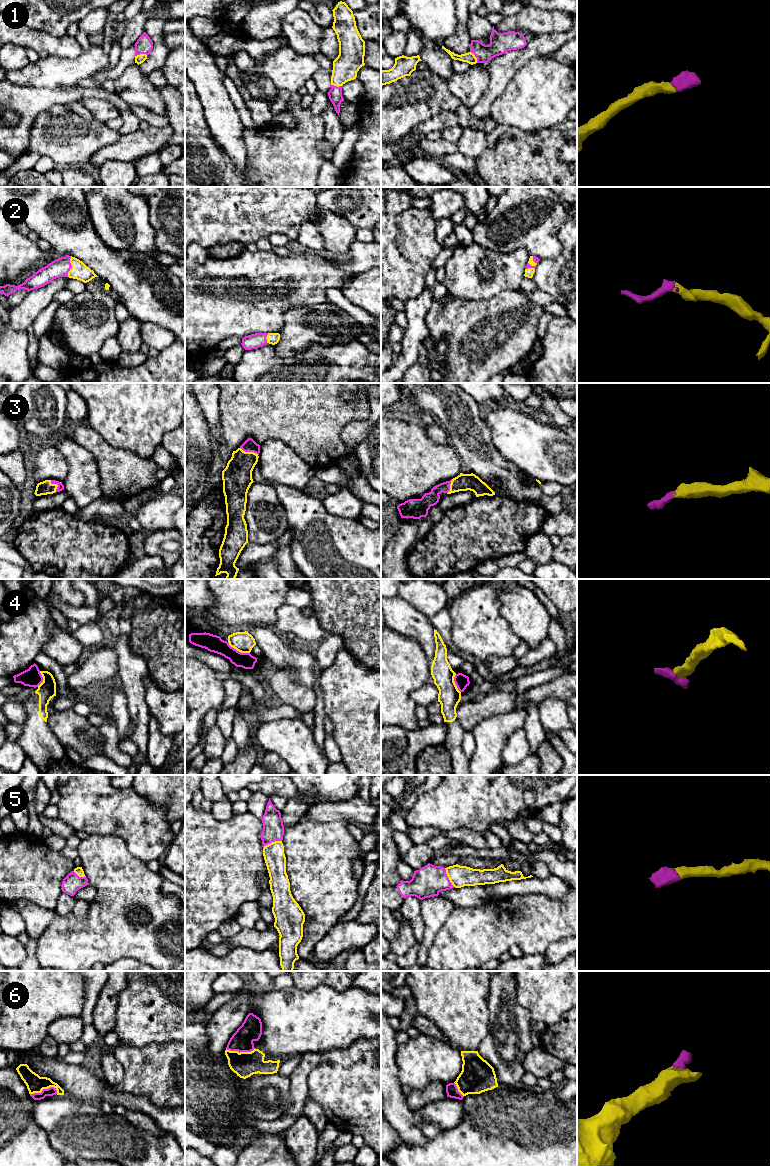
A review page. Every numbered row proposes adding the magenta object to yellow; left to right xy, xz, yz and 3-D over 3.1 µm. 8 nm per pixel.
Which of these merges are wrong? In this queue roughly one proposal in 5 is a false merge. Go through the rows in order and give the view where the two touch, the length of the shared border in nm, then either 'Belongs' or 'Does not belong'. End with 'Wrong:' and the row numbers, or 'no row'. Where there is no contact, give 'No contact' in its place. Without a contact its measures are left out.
1: Touches yellow in xy. Shared border 100 nm. Belongs
2: Touches yellow in xy. Shared border 170 nm. Belongs
3: Touches yellow in xz. Shared border 160 nm. Belongs
4: Touches yellow in xz. Shared border 200 nm. Does not belong
5: Touches yellow in yz. Shared border 170 nm. Belongs
6: Touches yellow in xy. Shared border 220 nm. Belongs
Wrong: 4

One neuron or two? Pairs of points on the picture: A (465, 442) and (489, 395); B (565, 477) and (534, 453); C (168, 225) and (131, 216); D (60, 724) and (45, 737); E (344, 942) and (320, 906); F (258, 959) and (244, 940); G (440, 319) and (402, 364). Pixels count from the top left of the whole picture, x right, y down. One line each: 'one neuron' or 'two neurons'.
A: two neurons
B: one neuron
C: two neurons
D: two neurons
E: two neurons
F: two neurons
G: two neurons

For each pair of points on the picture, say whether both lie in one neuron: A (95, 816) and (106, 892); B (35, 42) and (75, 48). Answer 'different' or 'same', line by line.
A: different
B: same

